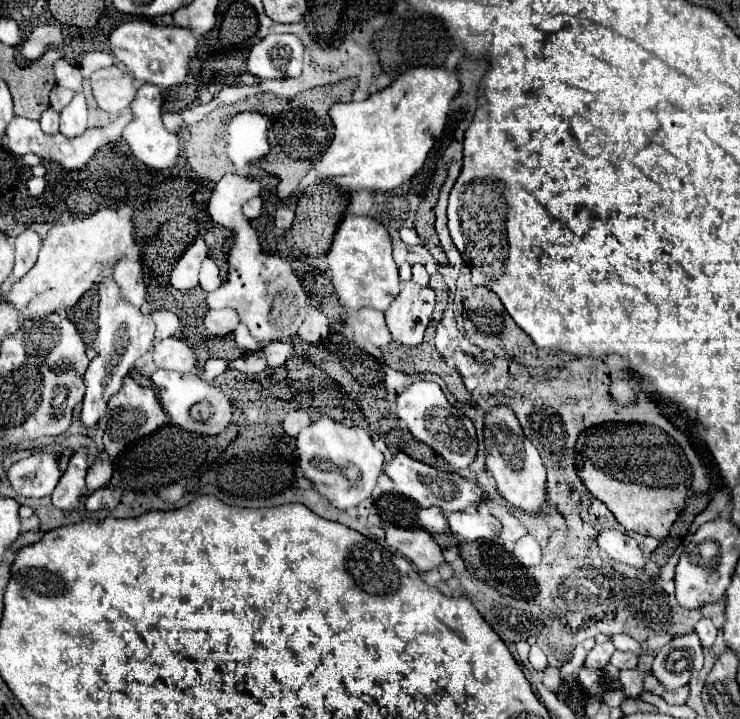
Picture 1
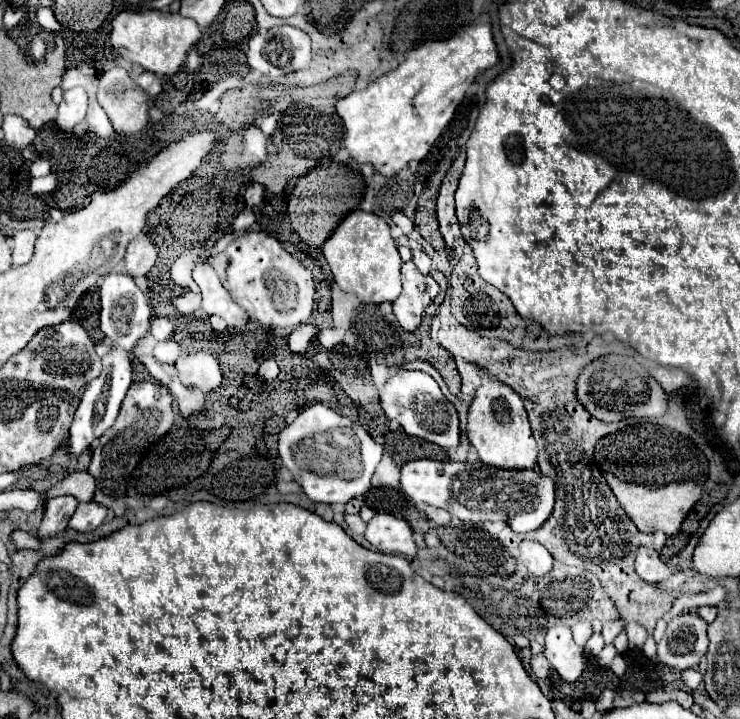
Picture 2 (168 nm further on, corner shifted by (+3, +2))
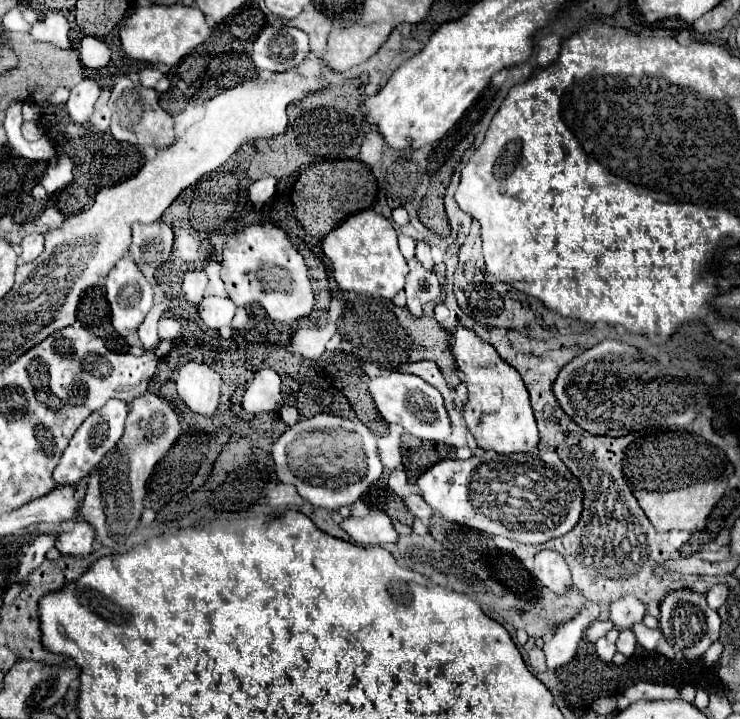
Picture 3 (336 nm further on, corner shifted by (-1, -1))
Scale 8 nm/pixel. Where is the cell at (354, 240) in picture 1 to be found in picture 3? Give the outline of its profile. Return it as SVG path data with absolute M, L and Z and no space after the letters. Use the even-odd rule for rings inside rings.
M372 210L358 212L334 228L334 232L322 240L322 249L330 262L333 278L346 292L392 300L404 288L408 266L398 250L396 232L386 218Z

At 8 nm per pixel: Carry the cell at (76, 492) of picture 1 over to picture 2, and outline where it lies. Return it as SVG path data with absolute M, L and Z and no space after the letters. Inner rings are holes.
M74 497L50 499L44 507L44 519L38 527L38 537L48 539L48 537L56 537L58 533L62 533L76 507L78 507L78 501Z

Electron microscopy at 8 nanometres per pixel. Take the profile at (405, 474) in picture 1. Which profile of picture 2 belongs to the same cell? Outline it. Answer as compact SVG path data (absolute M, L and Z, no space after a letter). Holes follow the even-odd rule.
M410 461L401 468L400 483L400 492L406 500L412 504L414 499L432 505L426 507L424 513L430 520L429 530L434 529L436 535L438 521L445 511L466 523L502 521L512 527L514 533L530 533L546 523L556 501L556 487L548 475L542 475L536 469L494 469L494 465L482 465L482 461ZM416 493L422 493L422 497L416 497Z

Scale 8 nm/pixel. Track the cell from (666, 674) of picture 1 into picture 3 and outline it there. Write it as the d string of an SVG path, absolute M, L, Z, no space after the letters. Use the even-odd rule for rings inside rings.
M674 590L660 604L660 630L664 638L668 636L678 654L682 654L686 660L696 660L718 640L720 620L718 612L708 608L704 594L696 594L692 590Z

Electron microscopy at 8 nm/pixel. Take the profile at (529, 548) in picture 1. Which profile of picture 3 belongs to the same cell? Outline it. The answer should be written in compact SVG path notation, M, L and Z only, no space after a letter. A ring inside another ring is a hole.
M540 550L534 556L534 570L532 574L552 592L564 594L568 586L572 586L570 570L564 562L564 558L558 552L552 550Z

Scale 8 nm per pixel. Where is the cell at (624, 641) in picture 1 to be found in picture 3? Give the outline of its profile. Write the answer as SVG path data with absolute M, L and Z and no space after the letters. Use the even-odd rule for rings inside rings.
M622 630L618 640L616 640L616 648L618 652L622 652L626 658L630 658L634 654L634 648L636 648L636 636L632 630Z

